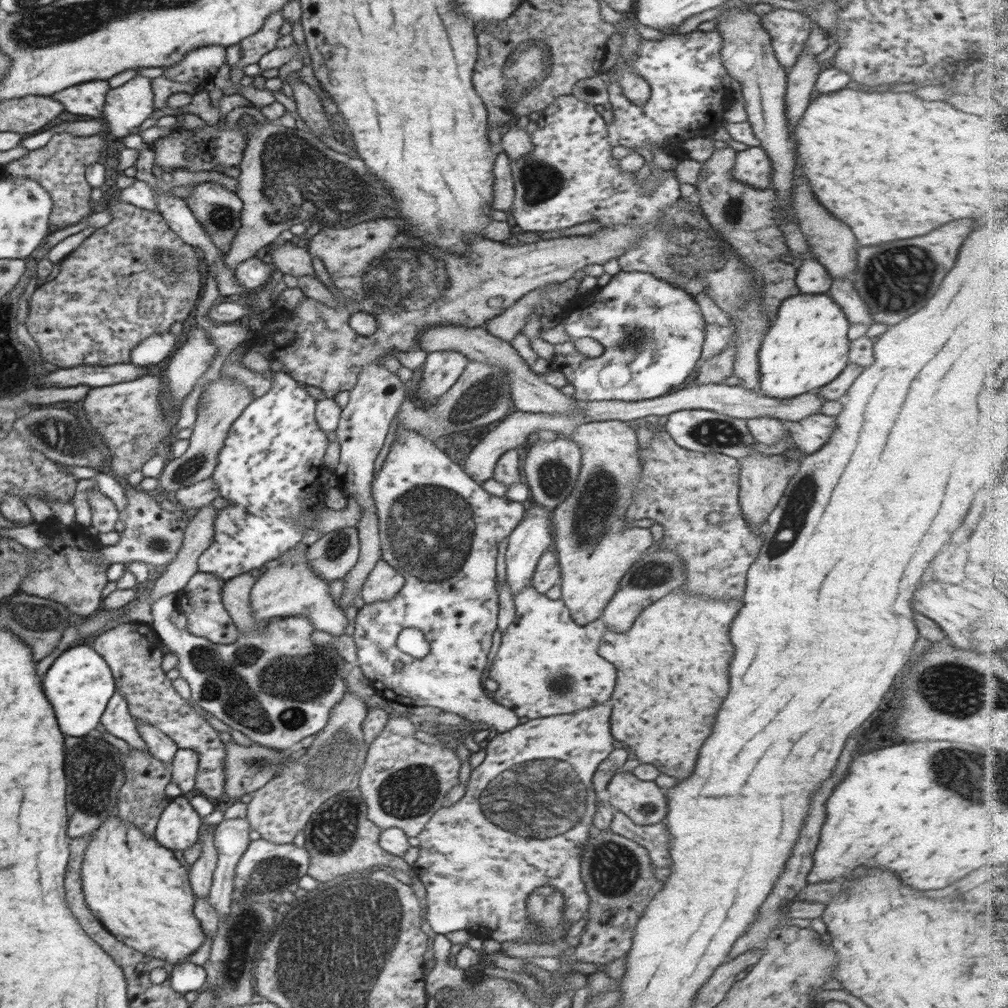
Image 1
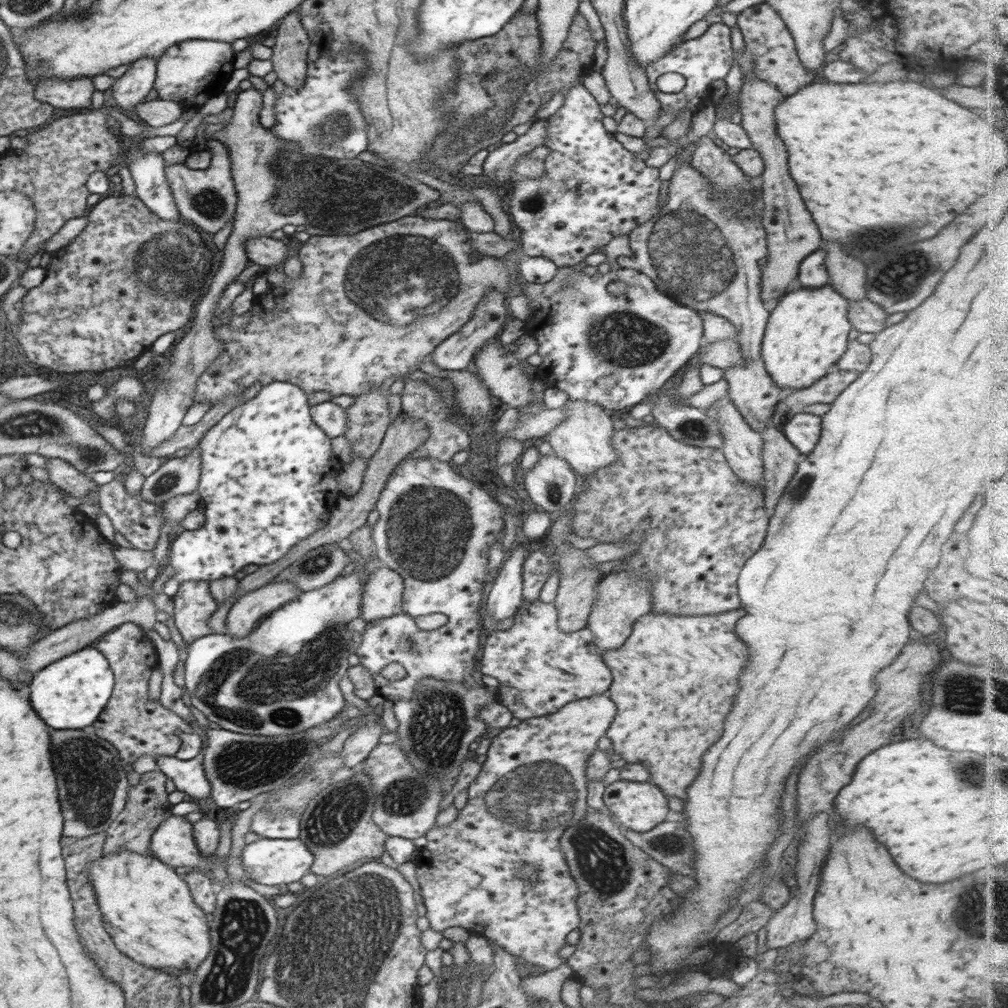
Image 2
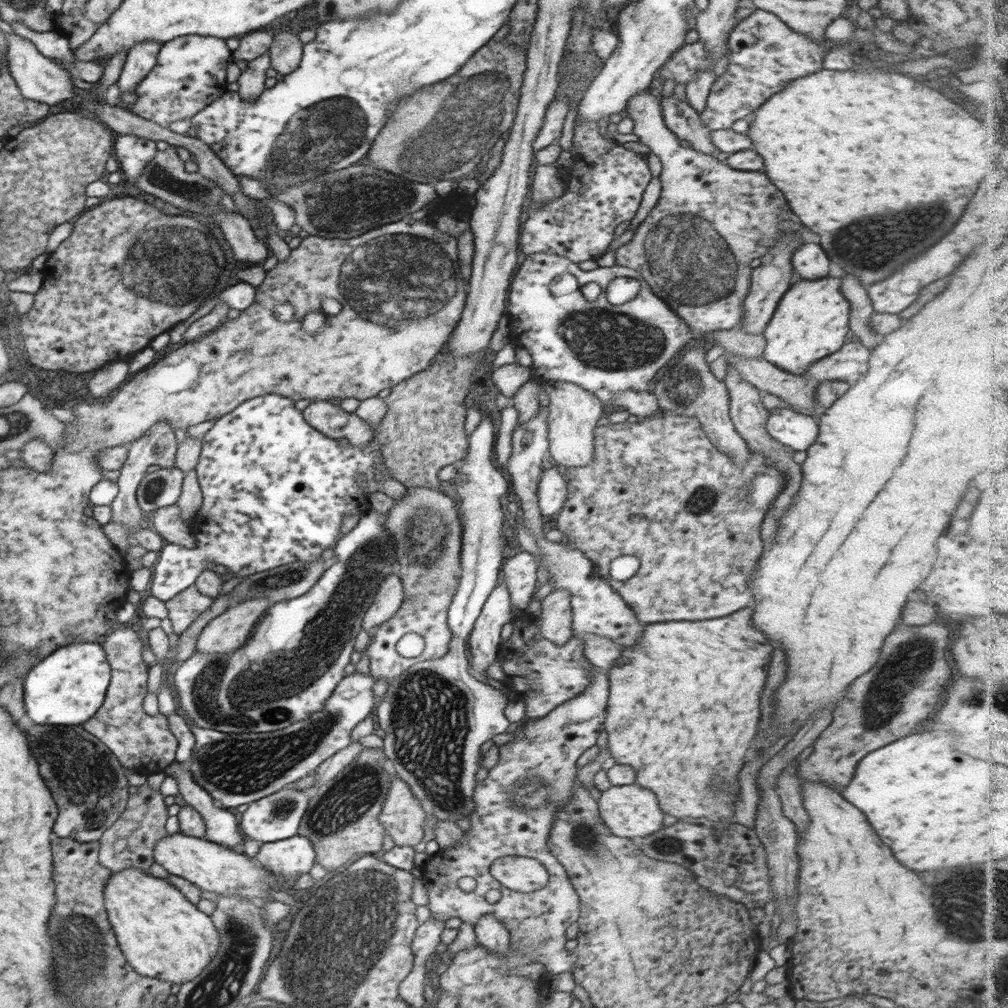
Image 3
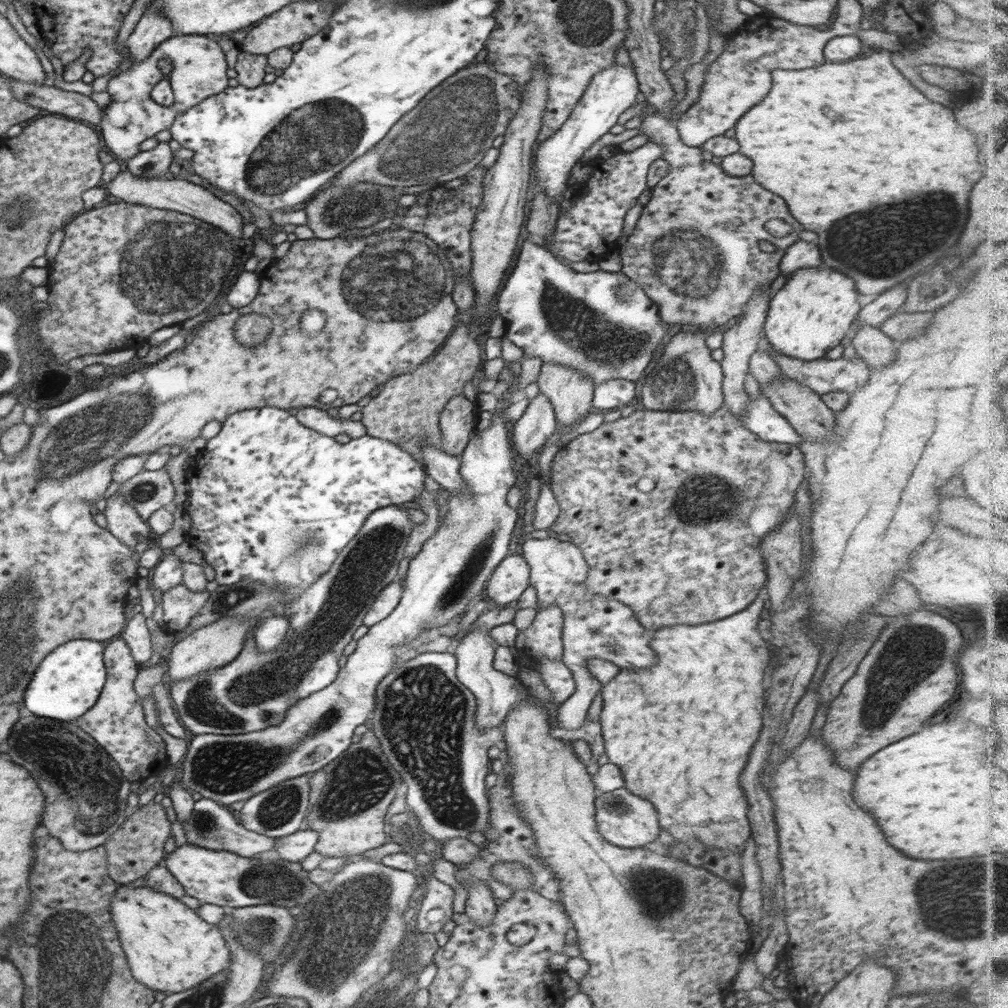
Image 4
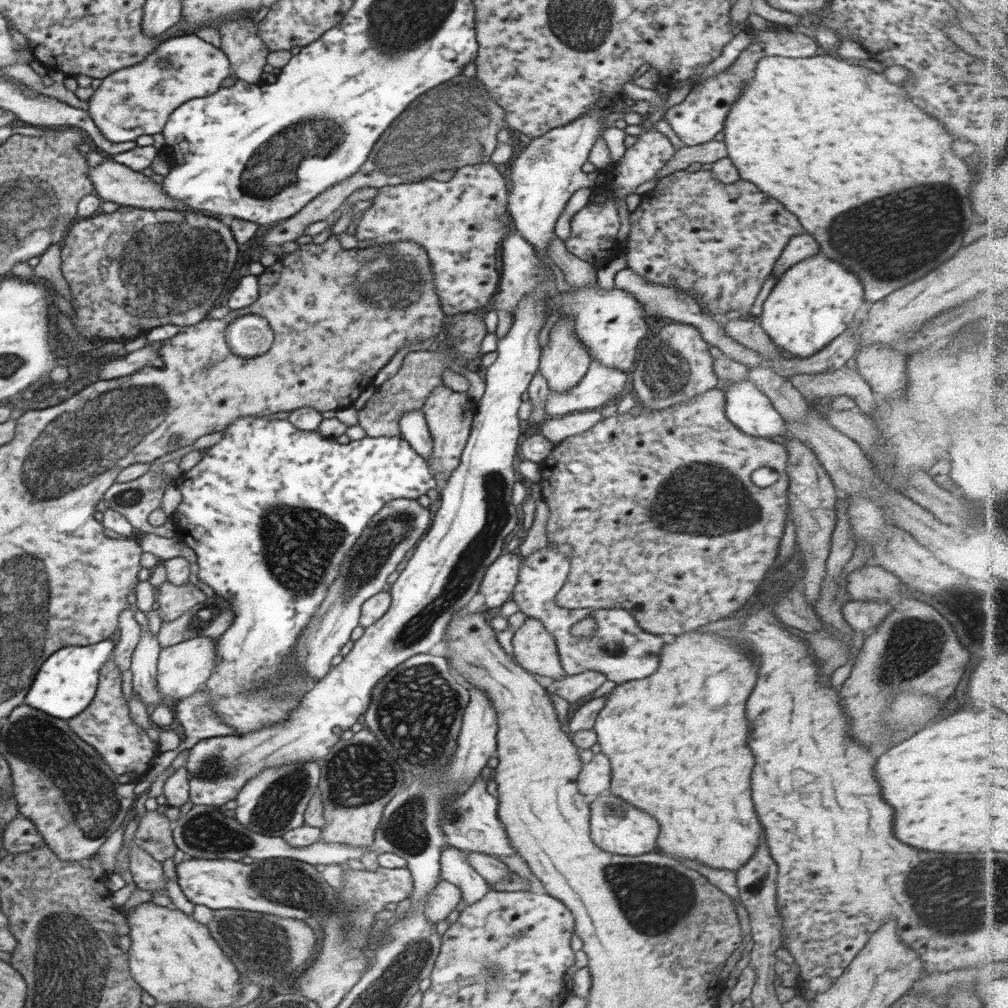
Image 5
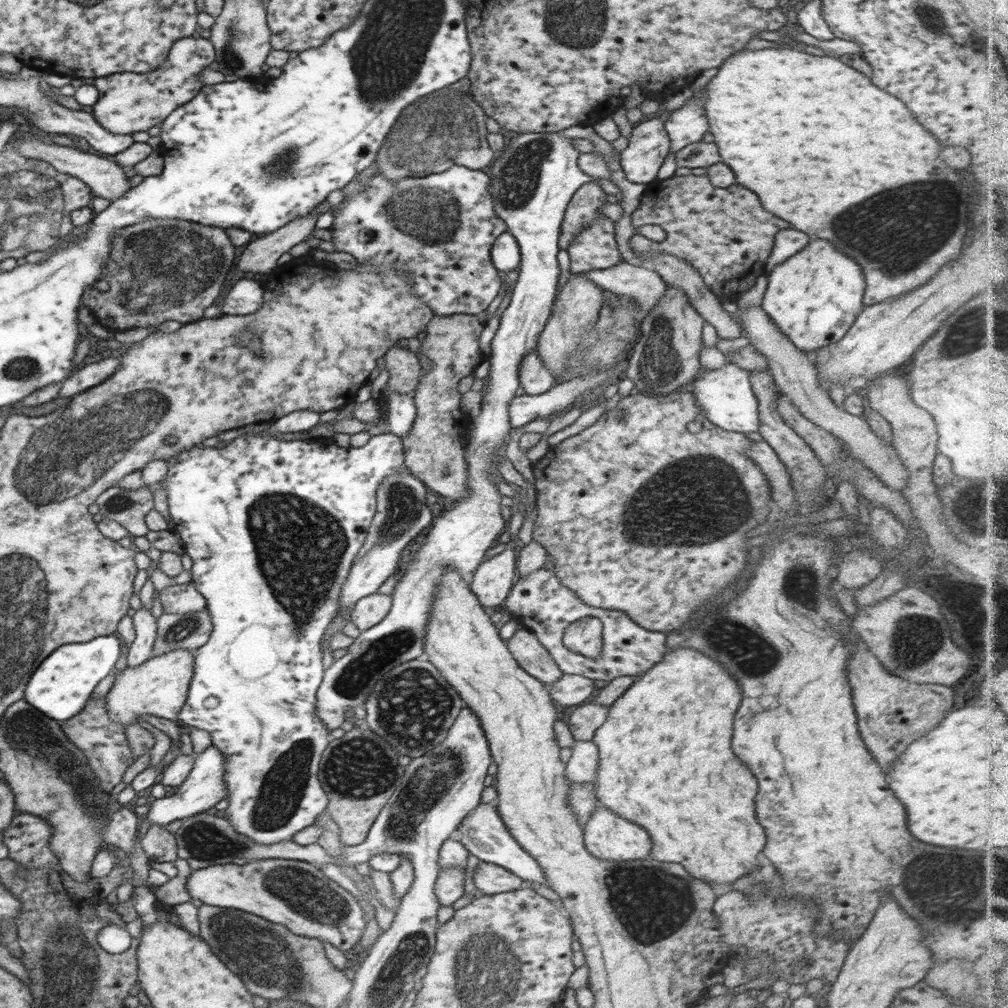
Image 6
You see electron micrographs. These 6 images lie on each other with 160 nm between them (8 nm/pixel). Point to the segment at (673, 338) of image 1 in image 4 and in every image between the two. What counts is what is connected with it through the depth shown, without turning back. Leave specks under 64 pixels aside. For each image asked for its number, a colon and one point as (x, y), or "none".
2: (616, 351)
3: (606, 349)
4: (578, 320)

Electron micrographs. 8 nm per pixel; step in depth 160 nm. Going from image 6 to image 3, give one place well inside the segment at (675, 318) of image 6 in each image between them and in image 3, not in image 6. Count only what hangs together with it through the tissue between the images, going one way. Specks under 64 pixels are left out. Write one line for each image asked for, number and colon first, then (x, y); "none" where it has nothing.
3: (690, 388)
4: (685, 378)
5: (675, 365)

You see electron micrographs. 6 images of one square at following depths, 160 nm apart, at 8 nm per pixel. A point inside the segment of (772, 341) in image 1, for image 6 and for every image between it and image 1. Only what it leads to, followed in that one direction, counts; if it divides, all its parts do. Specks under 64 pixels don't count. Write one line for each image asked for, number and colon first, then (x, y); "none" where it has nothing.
2: (807, 331)
3: (811, 321)
4: (811, 313)
5: (814, 301)
6: (813, 298)

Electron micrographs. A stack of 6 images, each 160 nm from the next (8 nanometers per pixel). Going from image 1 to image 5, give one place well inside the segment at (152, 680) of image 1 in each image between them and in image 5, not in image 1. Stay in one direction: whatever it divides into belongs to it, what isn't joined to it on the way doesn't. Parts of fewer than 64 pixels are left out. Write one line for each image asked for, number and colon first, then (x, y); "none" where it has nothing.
2: (137, 726)
3: (145, 743)
4: (116, 722)
5: (107, 725)

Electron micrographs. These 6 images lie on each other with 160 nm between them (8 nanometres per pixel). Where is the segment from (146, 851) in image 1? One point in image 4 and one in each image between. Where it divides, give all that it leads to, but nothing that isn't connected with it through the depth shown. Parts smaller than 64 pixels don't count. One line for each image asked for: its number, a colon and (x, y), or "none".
2: (147, 908)
3: (163, 935)
4: (169, 948)

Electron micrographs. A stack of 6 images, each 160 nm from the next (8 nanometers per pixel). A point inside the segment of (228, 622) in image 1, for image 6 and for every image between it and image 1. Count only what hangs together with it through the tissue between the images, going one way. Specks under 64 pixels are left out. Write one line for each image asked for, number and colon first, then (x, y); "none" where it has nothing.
2: (193, 604)
3: (183, 609)
4: (179, 605)
5: (173, 601)
6: (177, 599)

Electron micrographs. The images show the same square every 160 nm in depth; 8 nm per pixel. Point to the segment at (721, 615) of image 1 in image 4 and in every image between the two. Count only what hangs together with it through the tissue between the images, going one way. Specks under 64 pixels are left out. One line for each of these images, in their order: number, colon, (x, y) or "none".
2: (677, 675)
3: (702, 696)
4: (683, 732)

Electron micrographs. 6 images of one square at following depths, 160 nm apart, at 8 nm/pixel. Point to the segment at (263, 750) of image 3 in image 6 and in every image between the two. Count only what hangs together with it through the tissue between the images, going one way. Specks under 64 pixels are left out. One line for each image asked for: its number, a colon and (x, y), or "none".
4: (449, 574)
5: (466, 536)
6: (532, 180)

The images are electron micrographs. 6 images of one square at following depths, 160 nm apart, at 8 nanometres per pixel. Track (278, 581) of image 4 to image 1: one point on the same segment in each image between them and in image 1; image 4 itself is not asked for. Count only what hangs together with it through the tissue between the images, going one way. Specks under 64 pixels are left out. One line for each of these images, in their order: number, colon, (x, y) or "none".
1: (269, 467)
2: (268, 475)
3: (276, 491)

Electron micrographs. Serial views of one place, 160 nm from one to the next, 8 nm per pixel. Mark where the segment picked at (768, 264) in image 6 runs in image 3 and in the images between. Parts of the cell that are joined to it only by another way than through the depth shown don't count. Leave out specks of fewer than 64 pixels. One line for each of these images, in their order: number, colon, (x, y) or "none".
3: (810, 261)
4: (801, 254)
5: (798, 248)

